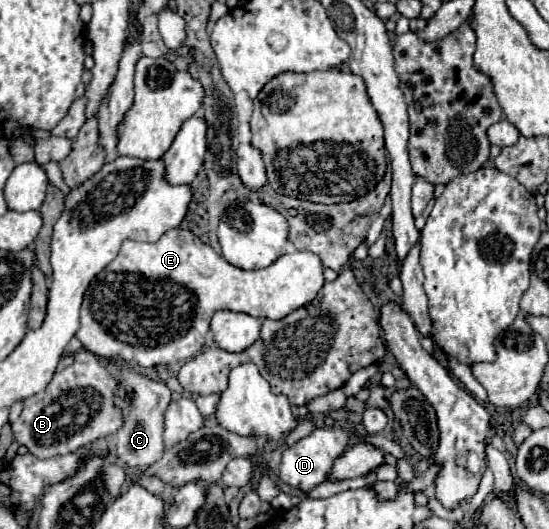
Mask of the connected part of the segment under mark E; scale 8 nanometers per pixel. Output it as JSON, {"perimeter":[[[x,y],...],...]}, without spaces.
{"perimeter":[[[175,228],[153,244],[123,242],[117,258],[89,284],[81,306],[81,326],[75,336],[85,350],[97,356],[137,362],[143,368],[167,366],[201,352],[209,322],[217,310],[281,320],[307,306],[323,284],[323,264],[313,252],[283,254],[269,268],[247,272],[225,262],[191,230]]]}

